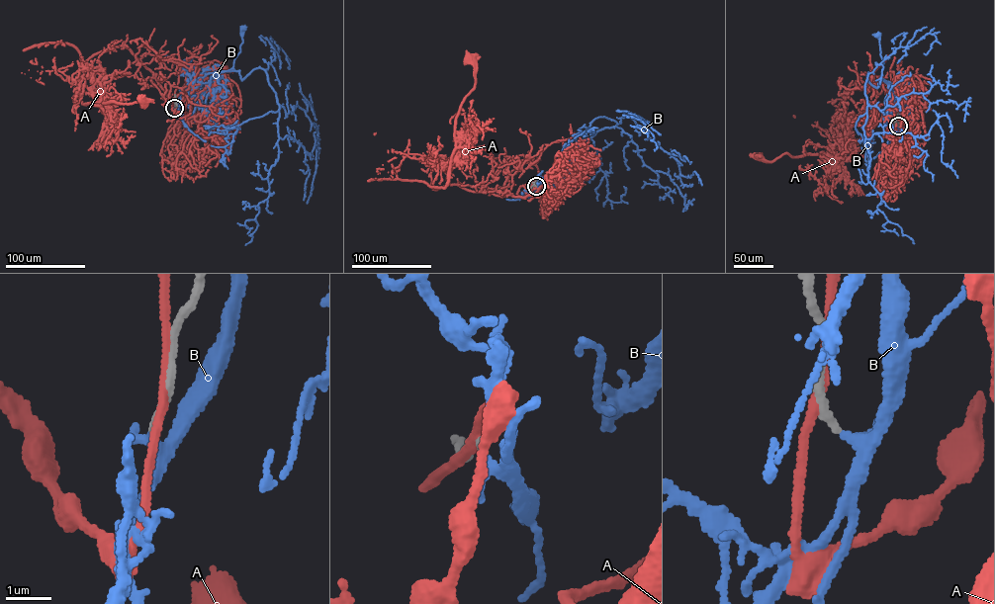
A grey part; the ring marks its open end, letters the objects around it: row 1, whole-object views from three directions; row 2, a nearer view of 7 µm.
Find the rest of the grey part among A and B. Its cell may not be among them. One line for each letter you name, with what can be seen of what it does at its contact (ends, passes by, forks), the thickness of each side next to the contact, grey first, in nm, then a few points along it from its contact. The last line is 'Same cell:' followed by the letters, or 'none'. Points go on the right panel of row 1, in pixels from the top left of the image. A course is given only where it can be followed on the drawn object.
B: it passes by; calibres 170 and 220 nm; course (899, 126), (900, 98), (891, 84), (880, 76), (883, 62), (877, 35)
Same cell: B

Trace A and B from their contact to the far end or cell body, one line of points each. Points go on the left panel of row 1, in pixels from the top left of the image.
A: (175, 107), (155, 76), (129, 48), (103, 49), (81, 69), (82, 104), (140, 101), (142, 107), (143, 99)
B: (174, 108), (180, 95), (196, 78), (232, 67), (240, 51), (243, 28)

